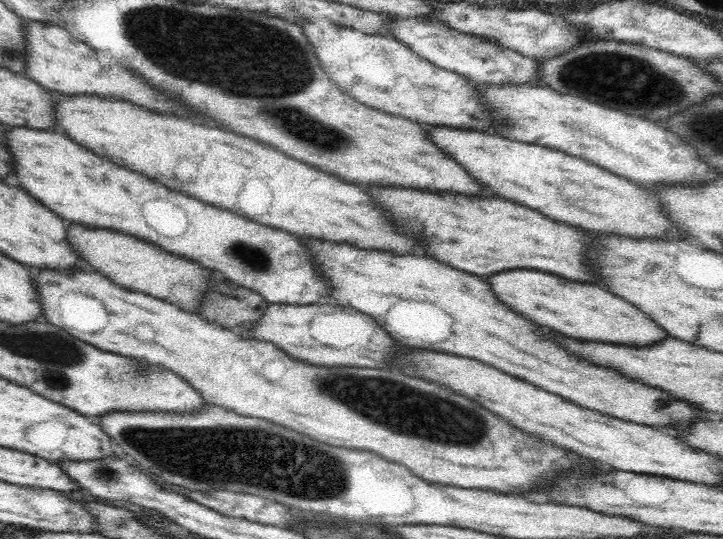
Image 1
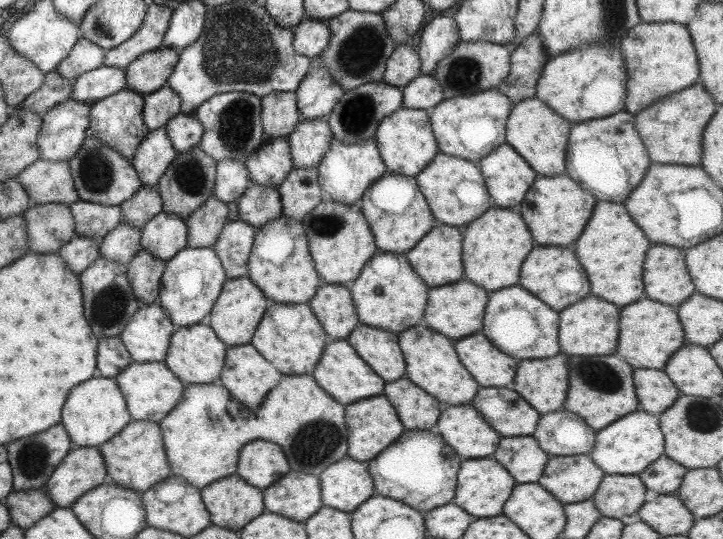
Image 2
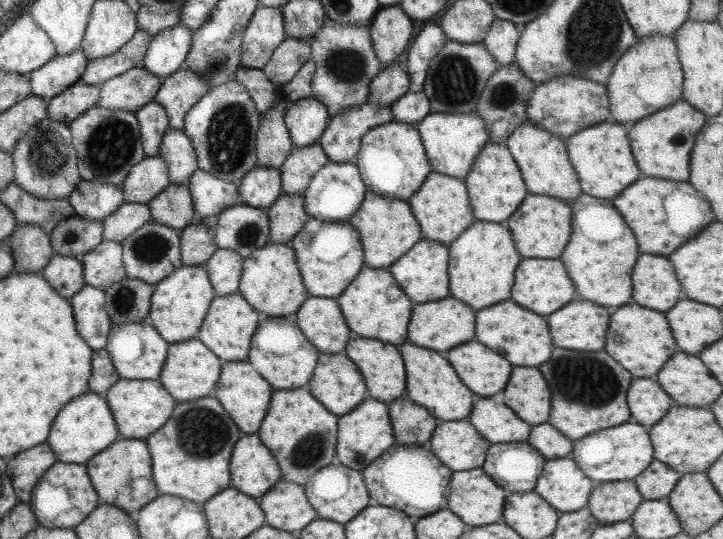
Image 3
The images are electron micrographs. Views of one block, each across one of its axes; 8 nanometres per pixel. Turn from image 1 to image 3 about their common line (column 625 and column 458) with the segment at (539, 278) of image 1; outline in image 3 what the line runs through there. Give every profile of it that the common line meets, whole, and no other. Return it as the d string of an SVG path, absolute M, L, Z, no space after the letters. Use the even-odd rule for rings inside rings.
M451 296L412 305L405 341L444 355L449 349L474 340L474 313L469 305Z

